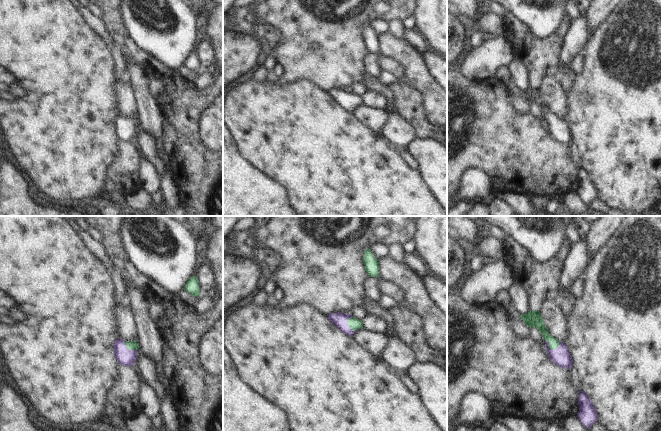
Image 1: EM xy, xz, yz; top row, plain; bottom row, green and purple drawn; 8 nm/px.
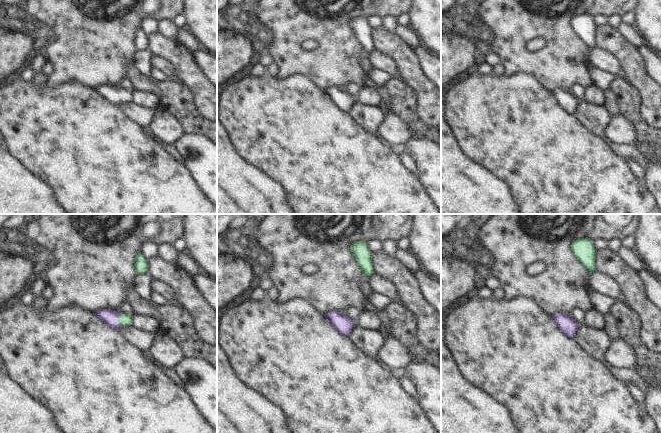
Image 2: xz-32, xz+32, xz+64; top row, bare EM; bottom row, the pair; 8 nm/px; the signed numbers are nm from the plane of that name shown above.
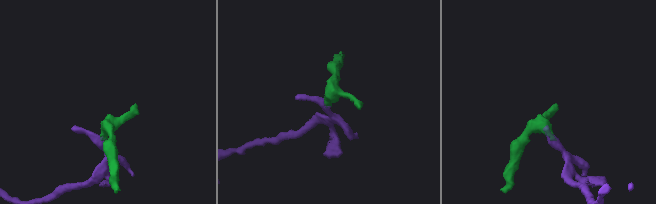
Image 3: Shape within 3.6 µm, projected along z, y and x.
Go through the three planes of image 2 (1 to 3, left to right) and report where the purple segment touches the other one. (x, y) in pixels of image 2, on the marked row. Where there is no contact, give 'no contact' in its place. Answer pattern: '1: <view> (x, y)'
1: xz-32 (118, 320)
2: no contact
3: no contact

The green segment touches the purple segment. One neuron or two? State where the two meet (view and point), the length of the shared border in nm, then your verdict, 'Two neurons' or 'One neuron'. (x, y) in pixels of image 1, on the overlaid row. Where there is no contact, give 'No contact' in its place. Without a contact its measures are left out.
Touches green at yz (550, 348). Shared border 130 nm. One neuron

